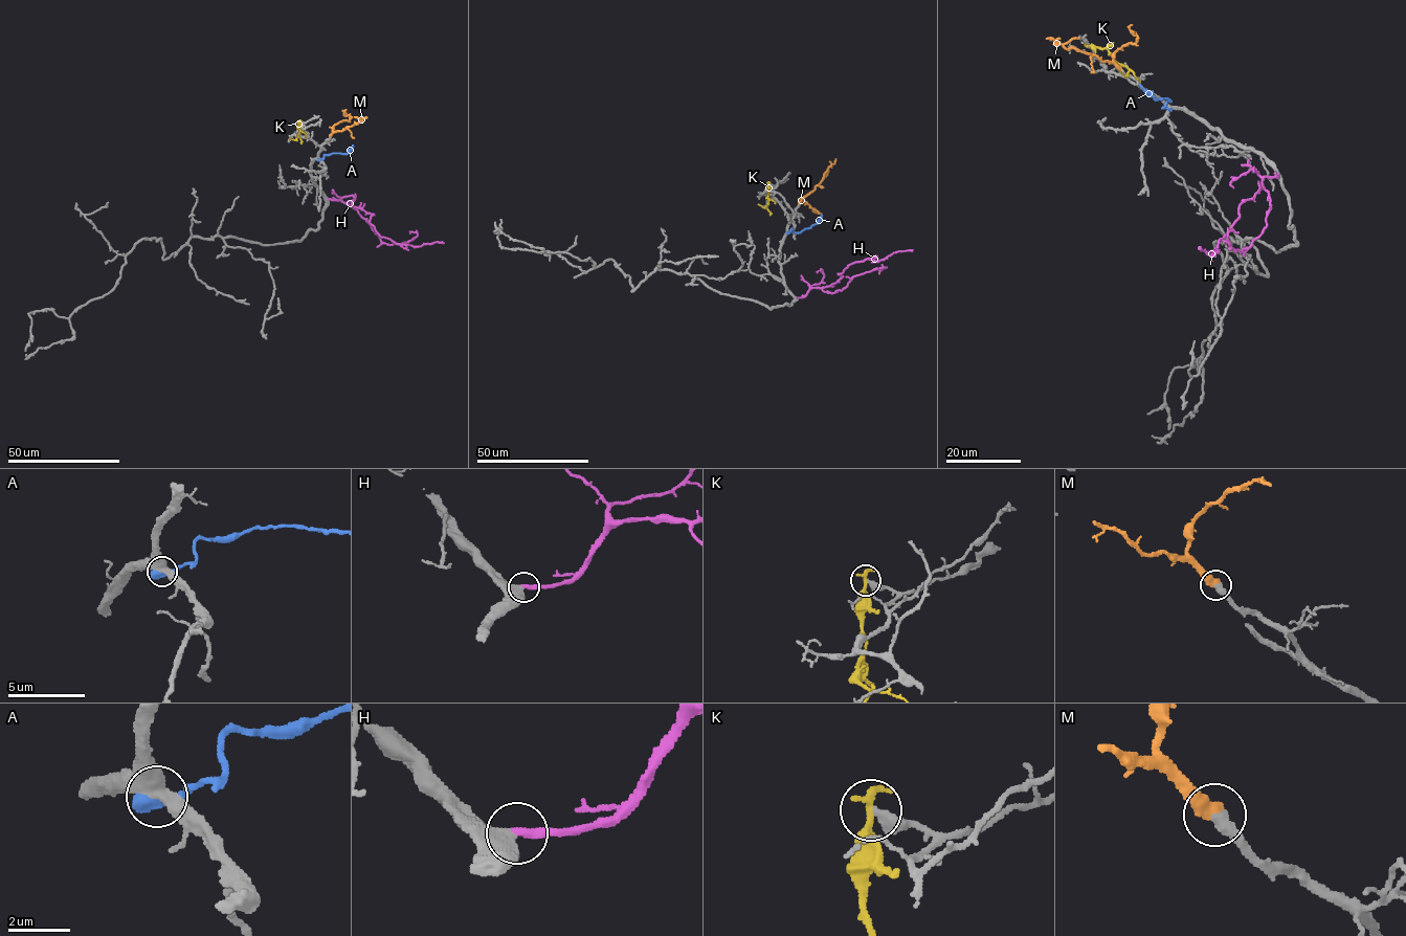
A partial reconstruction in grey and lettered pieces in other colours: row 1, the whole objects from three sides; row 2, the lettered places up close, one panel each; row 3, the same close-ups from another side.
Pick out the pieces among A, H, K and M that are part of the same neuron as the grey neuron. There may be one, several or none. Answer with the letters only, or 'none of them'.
H, M

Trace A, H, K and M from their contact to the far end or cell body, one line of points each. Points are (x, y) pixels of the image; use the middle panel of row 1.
A: (787, 232), (791, 228), (800, 232), (809, 228), (822, 215)
H: (797, 297), (812, 288), (835, 283), (849, 264), (866, 259), (878, 262), (912, 249)
K: (768, 183), (766, 207), (758, 204)
M: (799, 203), (815, 188), (835, 158)

